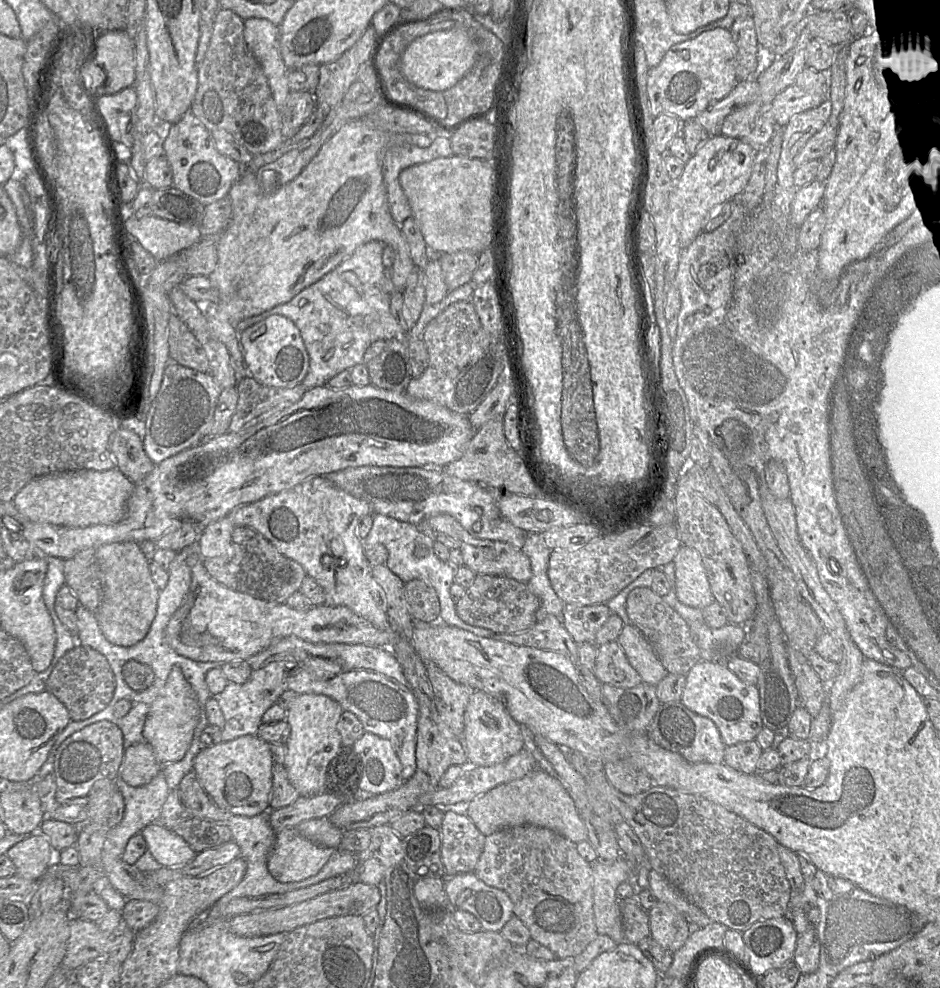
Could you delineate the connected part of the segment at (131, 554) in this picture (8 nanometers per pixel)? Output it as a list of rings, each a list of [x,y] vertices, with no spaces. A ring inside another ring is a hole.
[[[119,542],[105,544],[97,548],[96,558],[102,574],[103,591],[100,605],[94,612],[98,625],[111,644],[130,647],[141,641],[148,633],[155,618],[159,589],[154,584],[149,562],[136,542]]]

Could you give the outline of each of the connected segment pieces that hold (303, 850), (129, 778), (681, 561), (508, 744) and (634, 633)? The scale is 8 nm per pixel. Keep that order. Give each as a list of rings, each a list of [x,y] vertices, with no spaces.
[[[285,828],[275,834],[267,868],[279,882],[302,881],[318,873],[332,851],[304,837],[296,828]]]
[[[147,742],[136,743],[125,749],[120,777],[128,785],[140,787],[148,784],[162,767]]]
[[[681,545],[675,564],[676,596],[693,608],[703,610],[715,601],[700,554],[694,548]]]
[[[474,690],[467,704],[462,742],[471,767],[498,765],[524,748],[520,725],[508,713],[505,705],[480,690]]]
[[[624,625],[616,640],[643,683],[657,686],[668,672],[645,636],[633,625]]]

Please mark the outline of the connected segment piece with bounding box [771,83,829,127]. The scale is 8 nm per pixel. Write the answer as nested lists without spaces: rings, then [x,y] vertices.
[[[828,83],[825,93],[808,93],[793,84],[774,98],[772,117],[777,126],[784,127],[794,115],[816,108],[828,99]]]

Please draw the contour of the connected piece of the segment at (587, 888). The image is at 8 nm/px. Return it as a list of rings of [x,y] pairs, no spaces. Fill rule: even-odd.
[[[522,825],[501,829],[489,836],[486,836],[483,852],[473,871],[478,879],[486,885],[505,891],[513,903],[513,913],[528,928],[531,939],[549,948],[556,956],[556,959],[574,958],[581,954],[584,949],[597,938],[598,932],[594,922],[593,912],[593,871],[592,865],[579,855],[576,844],[562,835],[550,829],[534,825]]]

